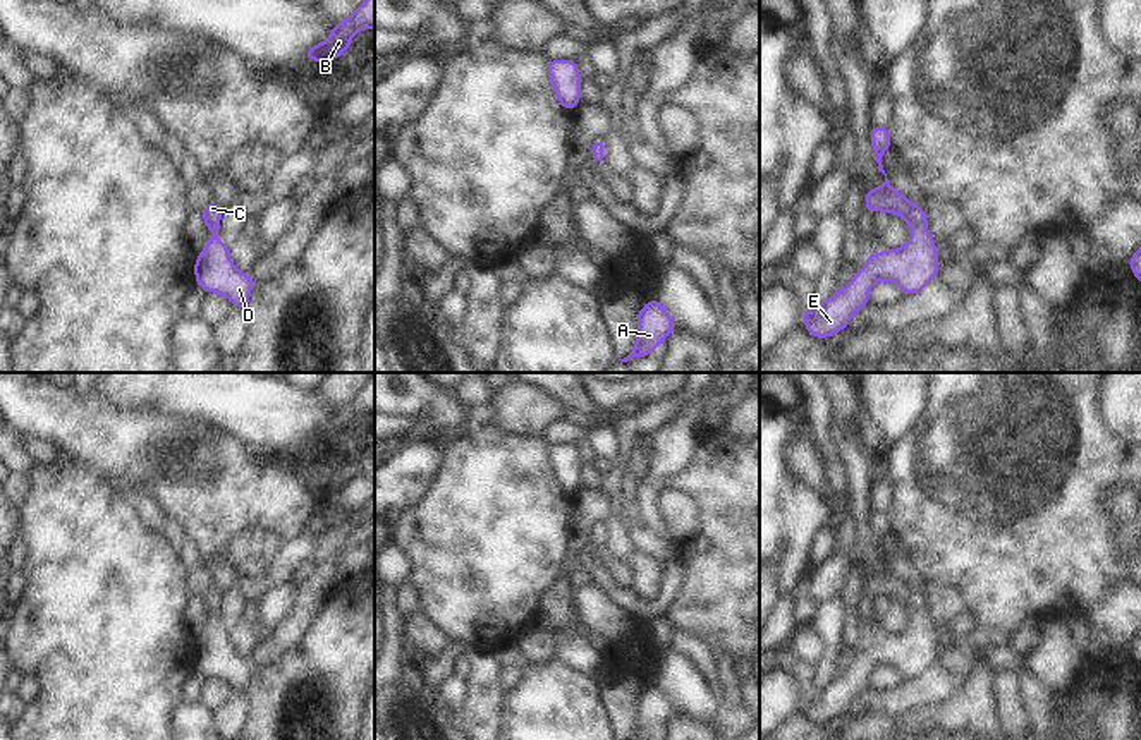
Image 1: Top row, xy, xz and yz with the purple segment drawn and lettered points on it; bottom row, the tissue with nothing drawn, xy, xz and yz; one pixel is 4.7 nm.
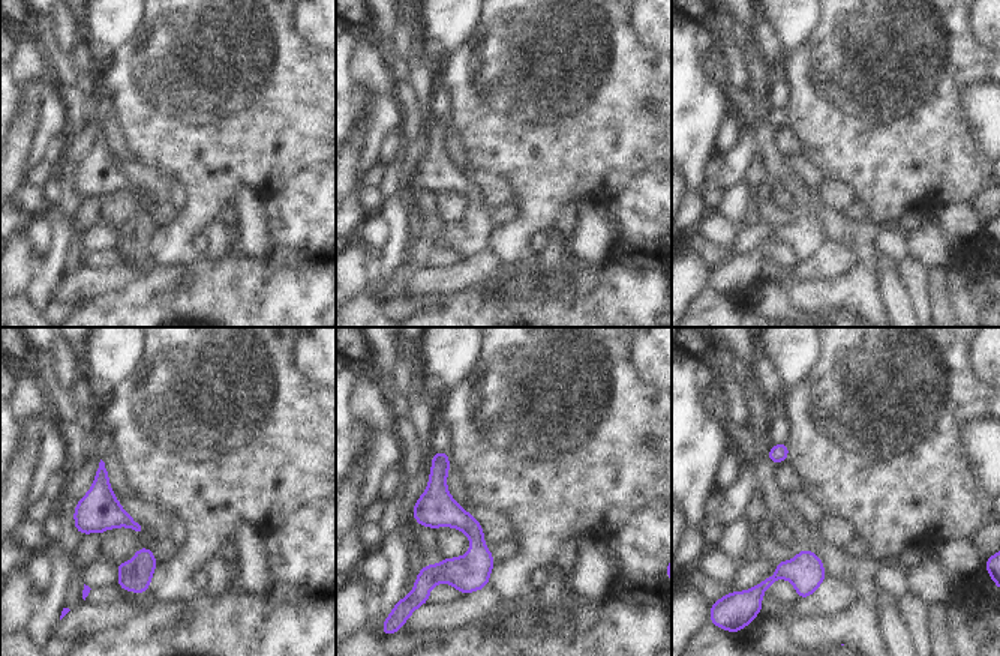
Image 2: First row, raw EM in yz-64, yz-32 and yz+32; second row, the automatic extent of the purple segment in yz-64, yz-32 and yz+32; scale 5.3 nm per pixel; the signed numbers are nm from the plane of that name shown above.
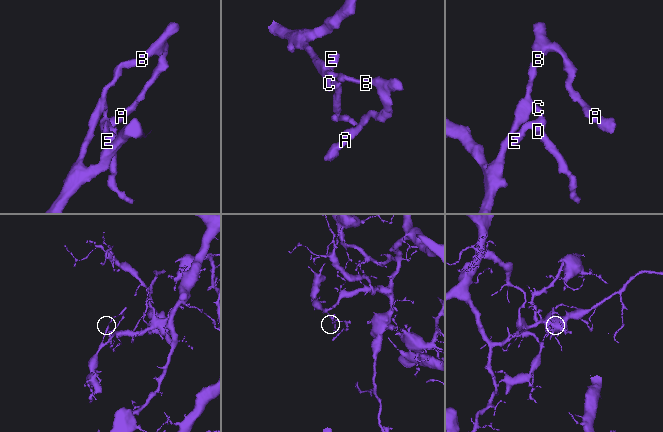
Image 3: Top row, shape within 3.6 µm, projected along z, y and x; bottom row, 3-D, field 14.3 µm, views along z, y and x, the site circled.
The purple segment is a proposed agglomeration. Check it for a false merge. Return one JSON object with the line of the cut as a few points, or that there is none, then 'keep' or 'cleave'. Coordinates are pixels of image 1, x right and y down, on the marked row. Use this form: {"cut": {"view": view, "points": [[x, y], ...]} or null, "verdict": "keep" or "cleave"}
{"cut": null, "verdict": "keep"}

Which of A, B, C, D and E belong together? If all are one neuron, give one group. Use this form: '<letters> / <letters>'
A B C D E

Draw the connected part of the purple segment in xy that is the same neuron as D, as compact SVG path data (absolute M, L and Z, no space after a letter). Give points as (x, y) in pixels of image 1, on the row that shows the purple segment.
M210 201L201 211L201 216L208 232L215 237L198 254L194 264L198 287L204 292L210 290L222 297L229 297L235 307L246 309L254 282L249 273L242 275L237 271L229 256L229 247L217 235L222 220L222 208L215 201Z

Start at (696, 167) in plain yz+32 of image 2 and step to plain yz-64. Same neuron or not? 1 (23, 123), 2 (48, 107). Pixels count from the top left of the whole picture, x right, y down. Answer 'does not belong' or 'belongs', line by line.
1: does not belong
2: belongs

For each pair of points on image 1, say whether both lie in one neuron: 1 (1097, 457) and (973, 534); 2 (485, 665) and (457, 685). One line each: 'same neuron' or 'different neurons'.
1: same neuron
2: different neurons

